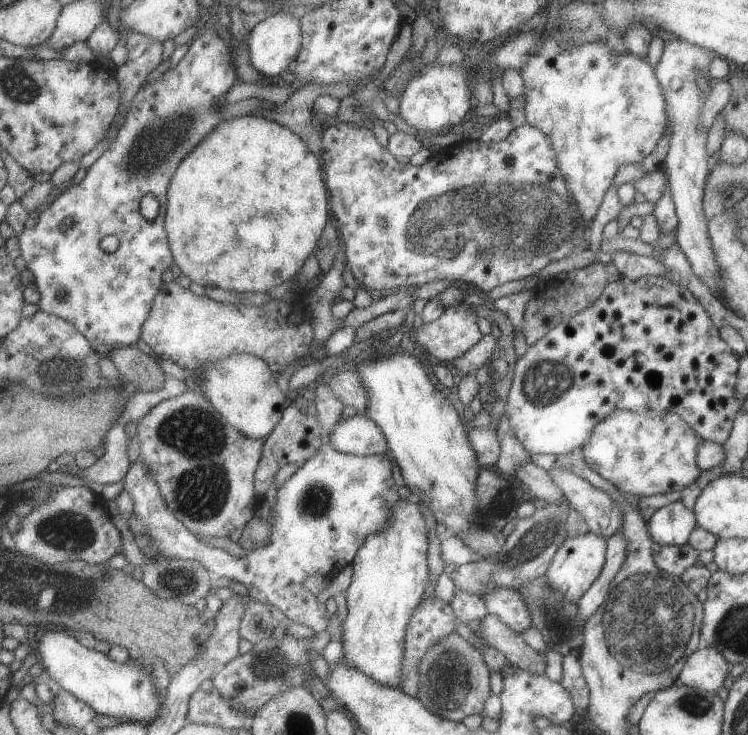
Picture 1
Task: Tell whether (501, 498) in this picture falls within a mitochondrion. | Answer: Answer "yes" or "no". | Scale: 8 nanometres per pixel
yes

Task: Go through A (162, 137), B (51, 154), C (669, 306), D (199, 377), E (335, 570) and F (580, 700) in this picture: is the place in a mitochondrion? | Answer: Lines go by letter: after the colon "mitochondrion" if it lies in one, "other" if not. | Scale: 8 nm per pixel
A: mitochondrion
B: other
C: other
D: other
E: other
F: other

